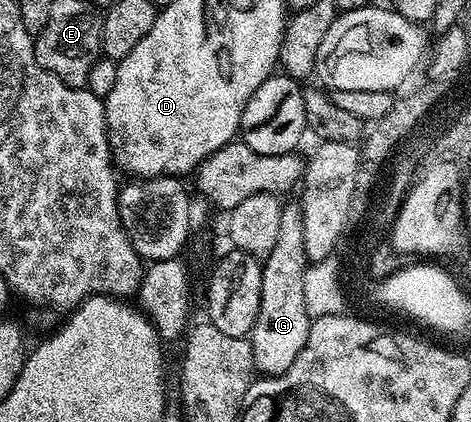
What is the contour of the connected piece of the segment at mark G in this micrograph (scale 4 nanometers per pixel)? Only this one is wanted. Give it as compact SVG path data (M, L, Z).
M299 203L284 204L282 222L278 222L278 238L274 242L274 250L262 260L262 302L258 306L258 318L252 327L250 343L252 345L252 363L257 373L265 376L275 376L278 372L285 372L298 358L298 354L306 346L310 315L306 306L307 289L307 254L304 246L306 238L302 238L302 210Z

